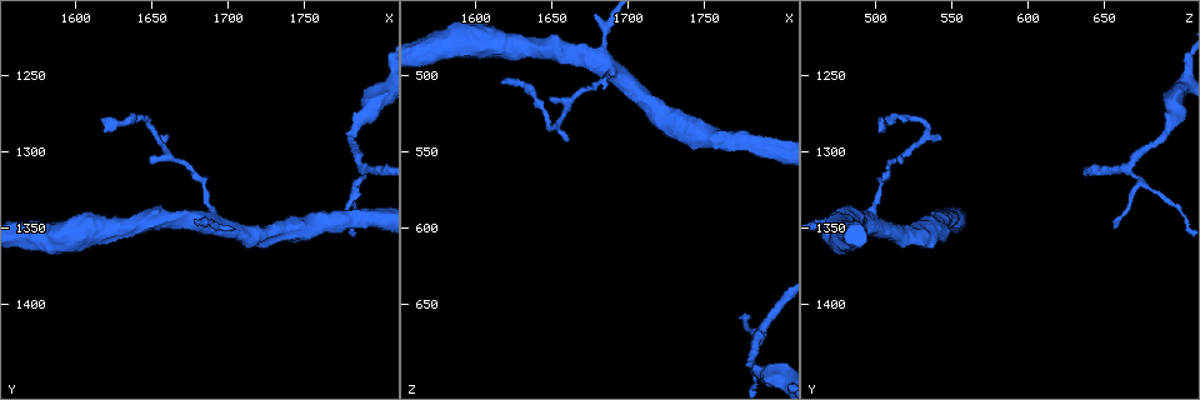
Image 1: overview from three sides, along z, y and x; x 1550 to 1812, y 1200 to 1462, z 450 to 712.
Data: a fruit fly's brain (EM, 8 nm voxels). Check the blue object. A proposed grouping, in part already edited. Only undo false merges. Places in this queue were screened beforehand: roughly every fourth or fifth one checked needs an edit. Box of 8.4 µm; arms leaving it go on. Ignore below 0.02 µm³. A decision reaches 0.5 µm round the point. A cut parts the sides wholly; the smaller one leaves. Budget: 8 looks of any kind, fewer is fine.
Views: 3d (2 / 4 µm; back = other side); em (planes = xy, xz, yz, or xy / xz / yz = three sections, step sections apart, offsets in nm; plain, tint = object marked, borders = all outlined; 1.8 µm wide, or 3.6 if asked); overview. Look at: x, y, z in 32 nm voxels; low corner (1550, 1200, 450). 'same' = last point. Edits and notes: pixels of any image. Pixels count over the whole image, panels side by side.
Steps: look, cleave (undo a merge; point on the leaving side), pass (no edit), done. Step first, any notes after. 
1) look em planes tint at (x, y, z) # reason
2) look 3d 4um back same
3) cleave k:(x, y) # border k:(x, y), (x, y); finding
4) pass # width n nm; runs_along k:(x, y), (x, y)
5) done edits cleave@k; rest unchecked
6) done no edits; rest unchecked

look 3d 4um at (1788, 1310, 666) # abrupt turn

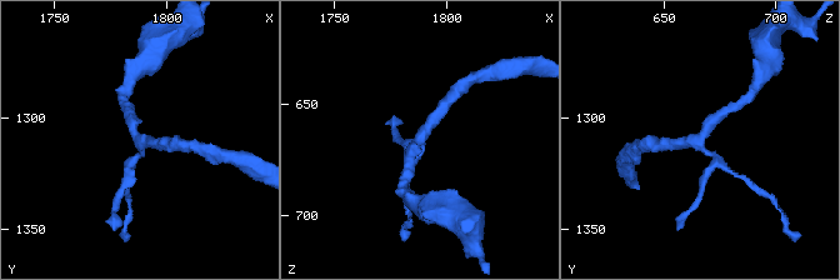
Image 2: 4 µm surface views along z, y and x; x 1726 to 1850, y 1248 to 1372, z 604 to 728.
look em xz step 8 tint at (1788, 1308, 667) # shape alone is not enough

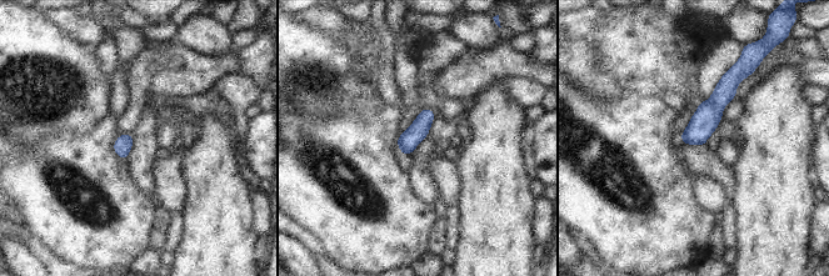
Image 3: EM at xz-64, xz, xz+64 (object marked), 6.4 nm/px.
pass # runs_along 3:(735, 75), (709, 114), (683, 139); continuous, no second cell

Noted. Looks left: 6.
look 3d 4um at (1650, 1284, 534) # sharp bend

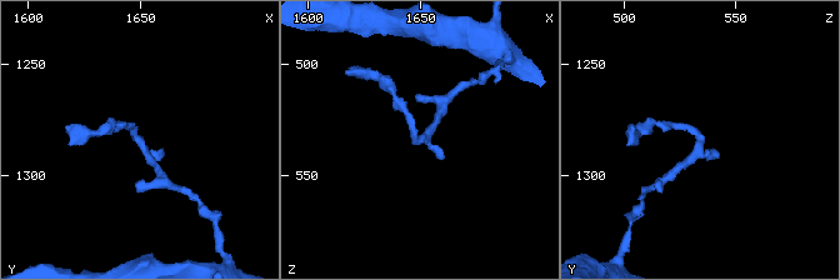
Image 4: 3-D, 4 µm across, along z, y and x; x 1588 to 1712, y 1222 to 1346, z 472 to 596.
look em planes tint at (1649, 1283, 534) # need the tissue

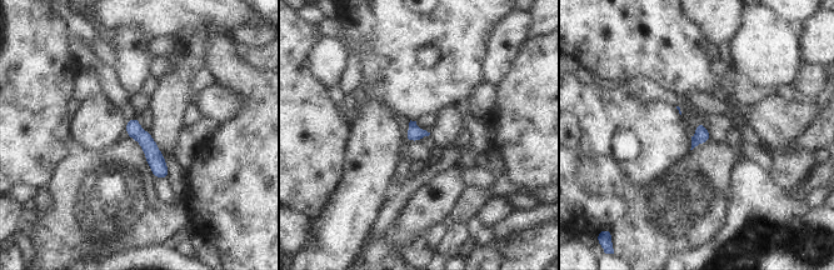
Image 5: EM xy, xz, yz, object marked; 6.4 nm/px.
pass # runs_along 5:(129, 123), (165, 174); all the same cell

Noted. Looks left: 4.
look em planes tint at (1688, 1348, 494) # looks like a crossing

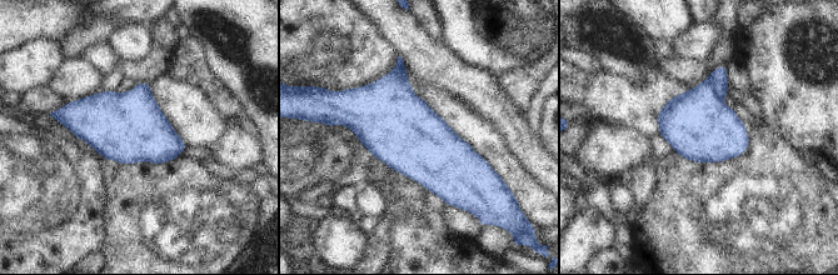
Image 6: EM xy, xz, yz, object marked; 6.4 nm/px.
cleave 6:(718, 78) # width 440 nm; border 6:(708, 76), (714, 93), (722, 99); a second cell is stuck on

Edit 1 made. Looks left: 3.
done edits cleave@6; rest unchecked

